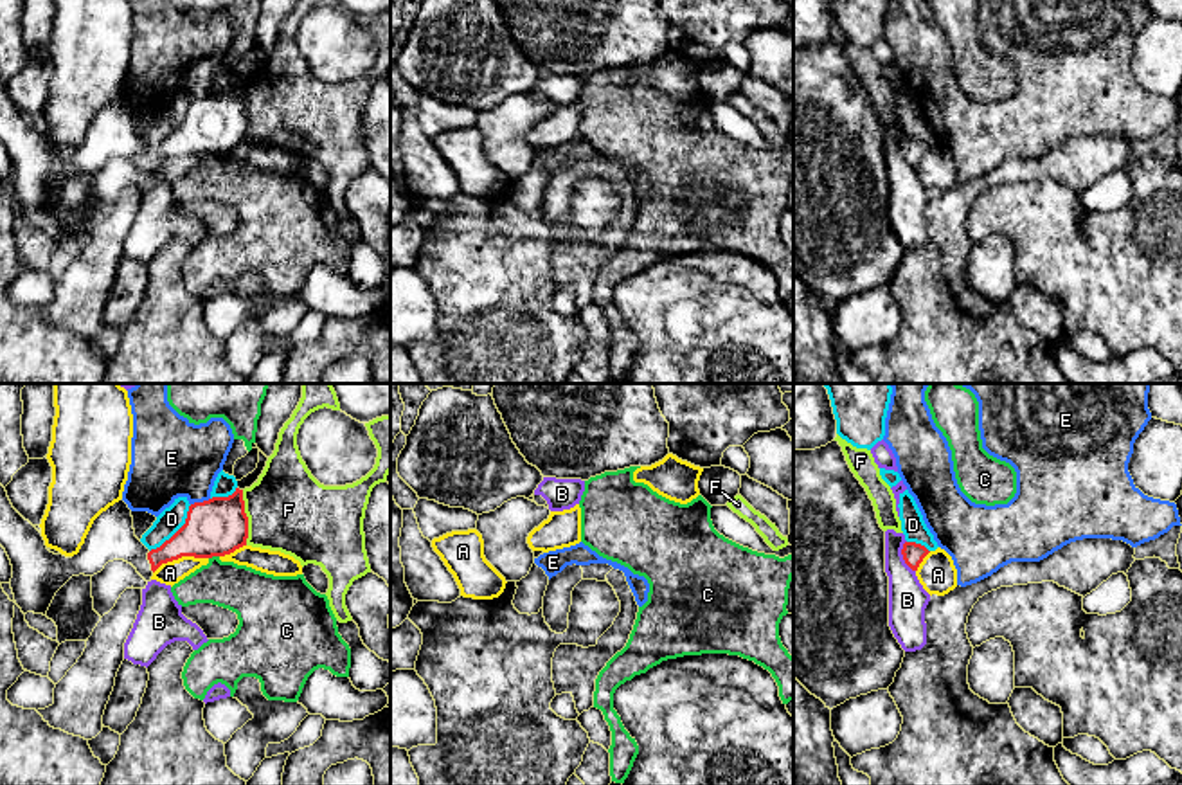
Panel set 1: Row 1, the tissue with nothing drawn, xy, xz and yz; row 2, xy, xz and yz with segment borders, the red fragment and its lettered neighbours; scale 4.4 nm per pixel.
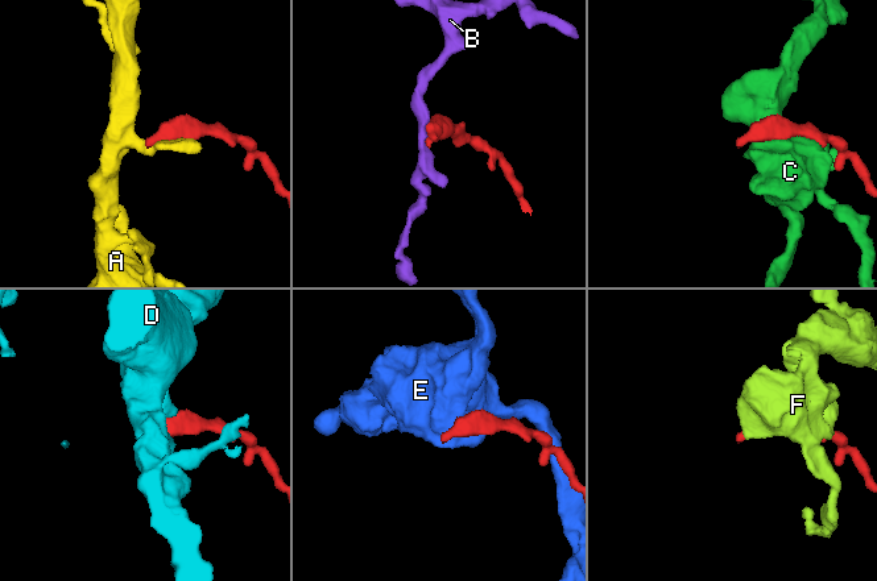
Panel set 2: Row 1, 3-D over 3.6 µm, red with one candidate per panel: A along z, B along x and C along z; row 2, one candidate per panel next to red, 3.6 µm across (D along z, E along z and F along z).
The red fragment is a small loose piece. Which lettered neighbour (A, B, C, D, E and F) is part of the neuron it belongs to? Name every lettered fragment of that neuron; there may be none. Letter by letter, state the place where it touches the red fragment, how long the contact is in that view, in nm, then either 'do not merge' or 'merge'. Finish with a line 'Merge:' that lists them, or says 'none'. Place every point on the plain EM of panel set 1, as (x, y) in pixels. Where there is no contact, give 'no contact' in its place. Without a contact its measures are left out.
A: xy (180, 153) | 260 nm | do not merge
B: yz (904, 153) | 150 nm | do not merge
C: xy (213, 152) | 50 nm | do not merge
D: xy (177, 128) | 280 nm | do not merge
E: xy (200, 99) | 90 nm | do not merge
F: xy (247, 114) | 240 nm | do not merge
Merge: none

